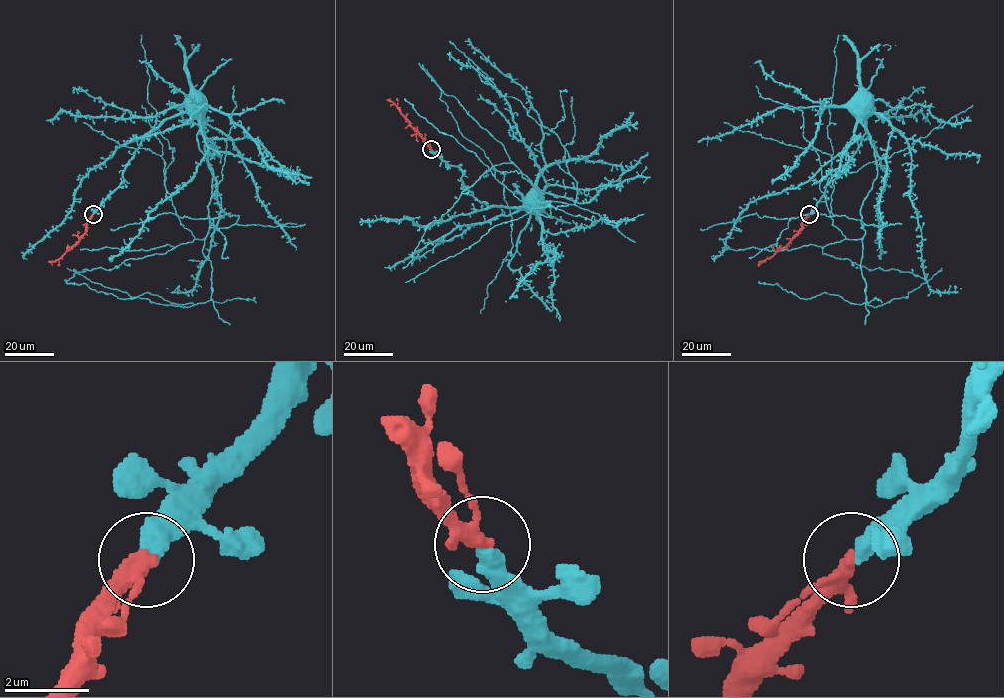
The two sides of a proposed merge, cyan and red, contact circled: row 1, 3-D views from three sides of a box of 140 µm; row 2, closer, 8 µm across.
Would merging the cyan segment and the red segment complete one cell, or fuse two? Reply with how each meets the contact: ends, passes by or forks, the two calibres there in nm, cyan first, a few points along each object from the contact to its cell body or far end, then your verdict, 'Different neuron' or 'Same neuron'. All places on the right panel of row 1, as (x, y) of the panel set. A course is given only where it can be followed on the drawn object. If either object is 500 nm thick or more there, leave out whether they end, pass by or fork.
At the ring cyan ends. At the ring red forks. Thickness 440 nm (cyan) against 240 nm. Course of cyan: (809, 214), (823, 195), (825, 186), (859, 147), (866, 119), (866, 113), (857, 103), (859, 99), (860, 105). Course of red: (809, 214), (802, 229), (784, 247), (758, 265). Same neuron

